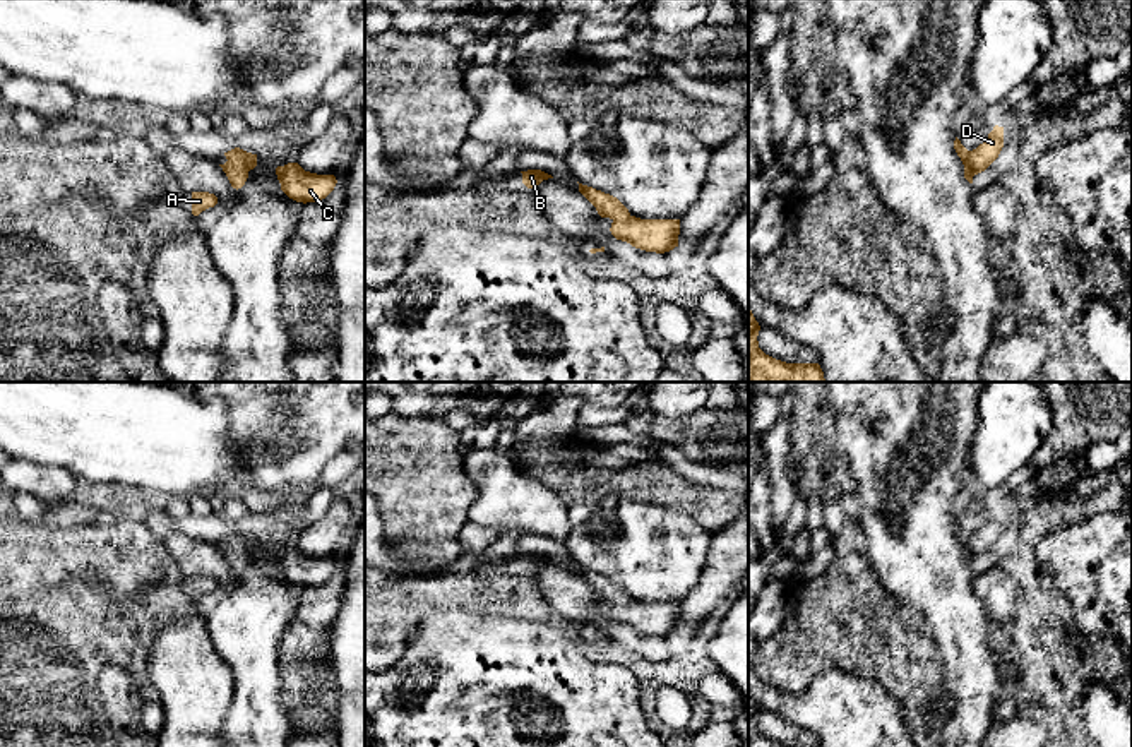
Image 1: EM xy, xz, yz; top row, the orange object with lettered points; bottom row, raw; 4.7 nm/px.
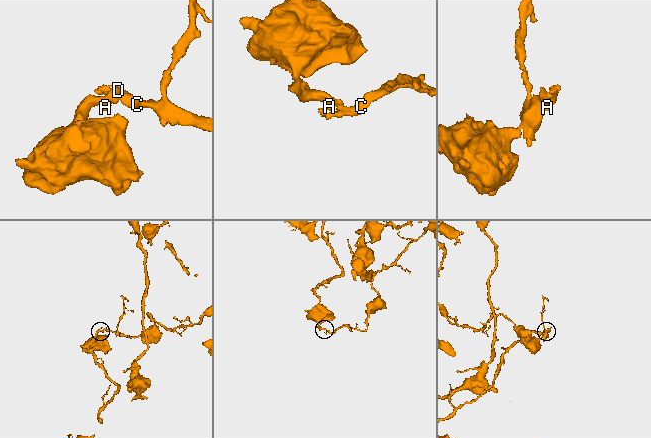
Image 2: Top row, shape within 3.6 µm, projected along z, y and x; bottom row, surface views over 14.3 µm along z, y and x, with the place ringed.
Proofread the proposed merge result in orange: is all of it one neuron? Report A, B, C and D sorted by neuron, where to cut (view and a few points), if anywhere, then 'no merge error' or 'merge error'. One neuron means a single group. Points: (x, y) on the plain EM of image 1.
groups A B / C D; cut yz (968, 535), (966, 547), (973, 559); merge error

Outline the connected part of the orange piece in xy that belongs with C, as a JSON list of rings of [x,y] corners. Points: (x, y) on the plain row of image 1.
[[[288,547],[276,552],[281,574],[296,586],[319,586],[336,571],[334,559],[317,559],[305,555],[298,547]]]

